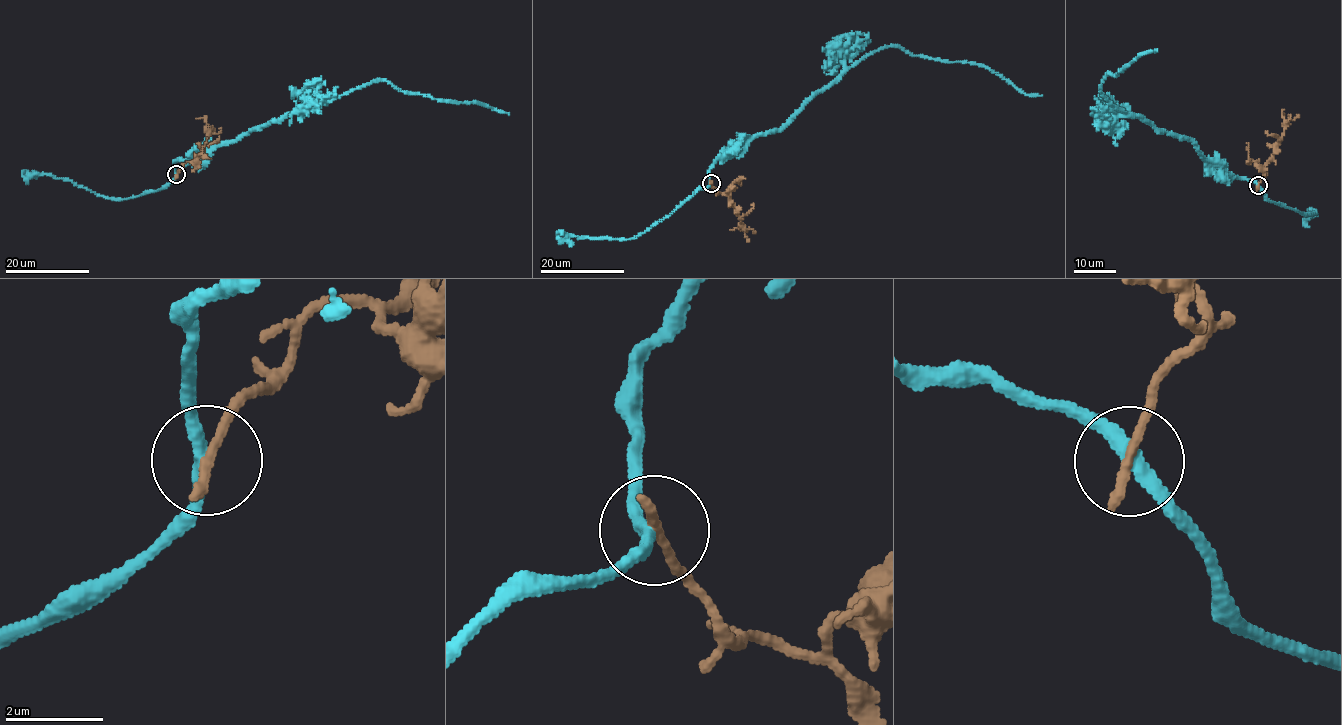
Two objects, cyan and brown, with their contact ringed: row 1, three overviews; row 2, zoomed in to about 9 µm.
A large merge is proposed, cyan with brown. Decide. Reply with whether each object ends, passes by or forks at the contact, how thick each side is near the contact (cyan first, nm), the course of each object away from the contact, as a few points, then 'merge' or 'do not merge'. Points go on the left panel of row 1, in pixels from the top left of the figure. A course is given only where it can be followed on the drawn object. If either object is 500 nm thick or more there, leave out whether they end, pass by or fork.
cyan passes by; brown ends there; 280 nm thick on the cyan side, 240 nm on the other; cyan runs (177, 174), (176, 160), (195, 160), (248, 131), (375, 82), (508, 114); brown runs (177, 175), (184, 164), (203, 151), (206, 144), (206, 120), (195, 119); do not merge

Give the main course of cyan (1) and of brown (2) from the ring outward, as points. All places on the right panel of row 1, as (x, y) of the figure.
1: (1258, 185), (1230, 178), (1191, 141), (1119, 109), (1102, 92), (1107, 72), (1116, 75), (1139, 55), (1158, 50)
2: (1258, 186), (1264, 165), (1273, 156), (1281, 138), (1284, 129), (1281, 113), (1284, 115)

